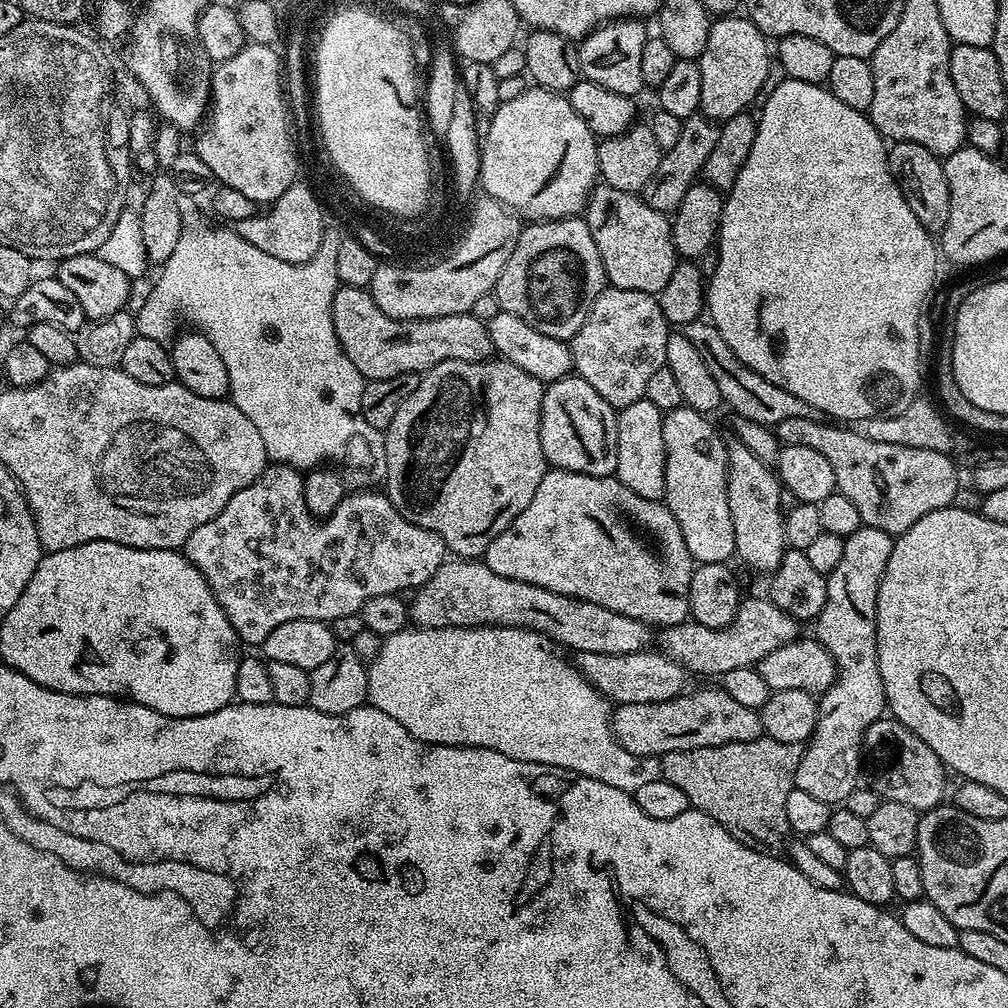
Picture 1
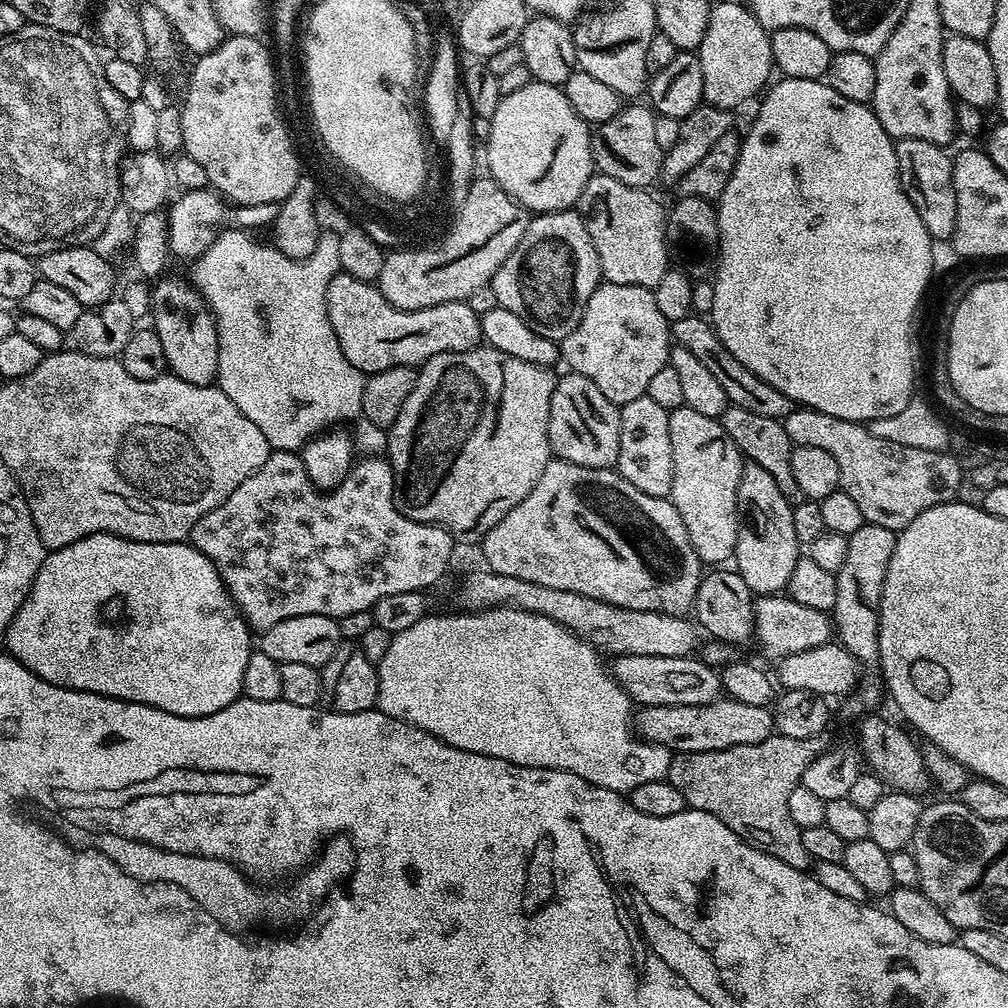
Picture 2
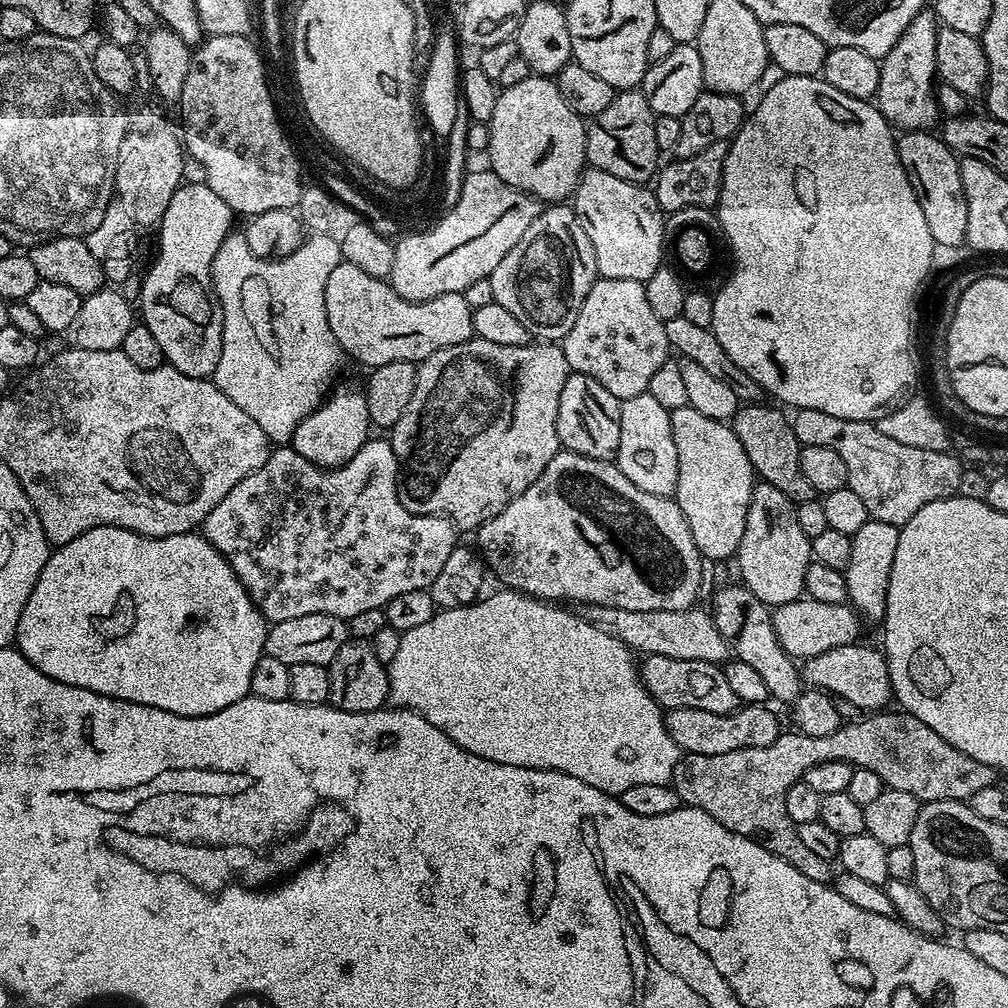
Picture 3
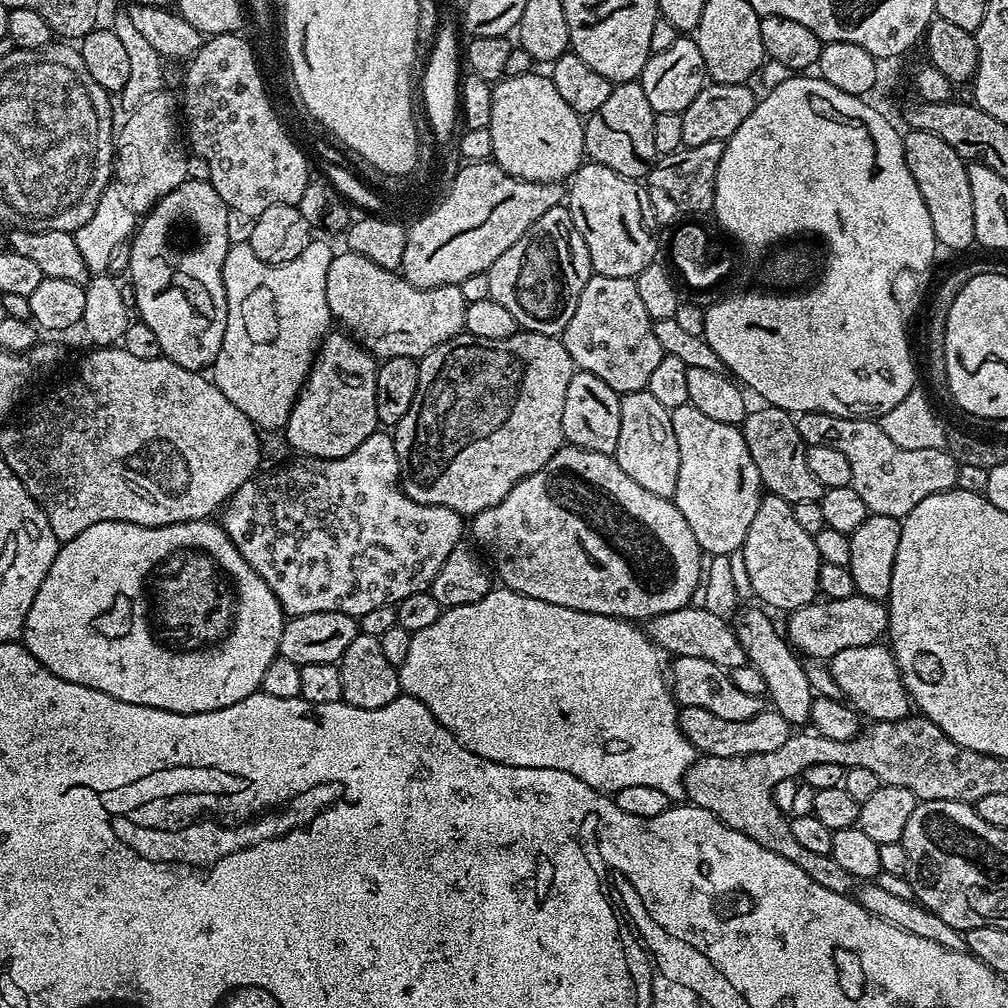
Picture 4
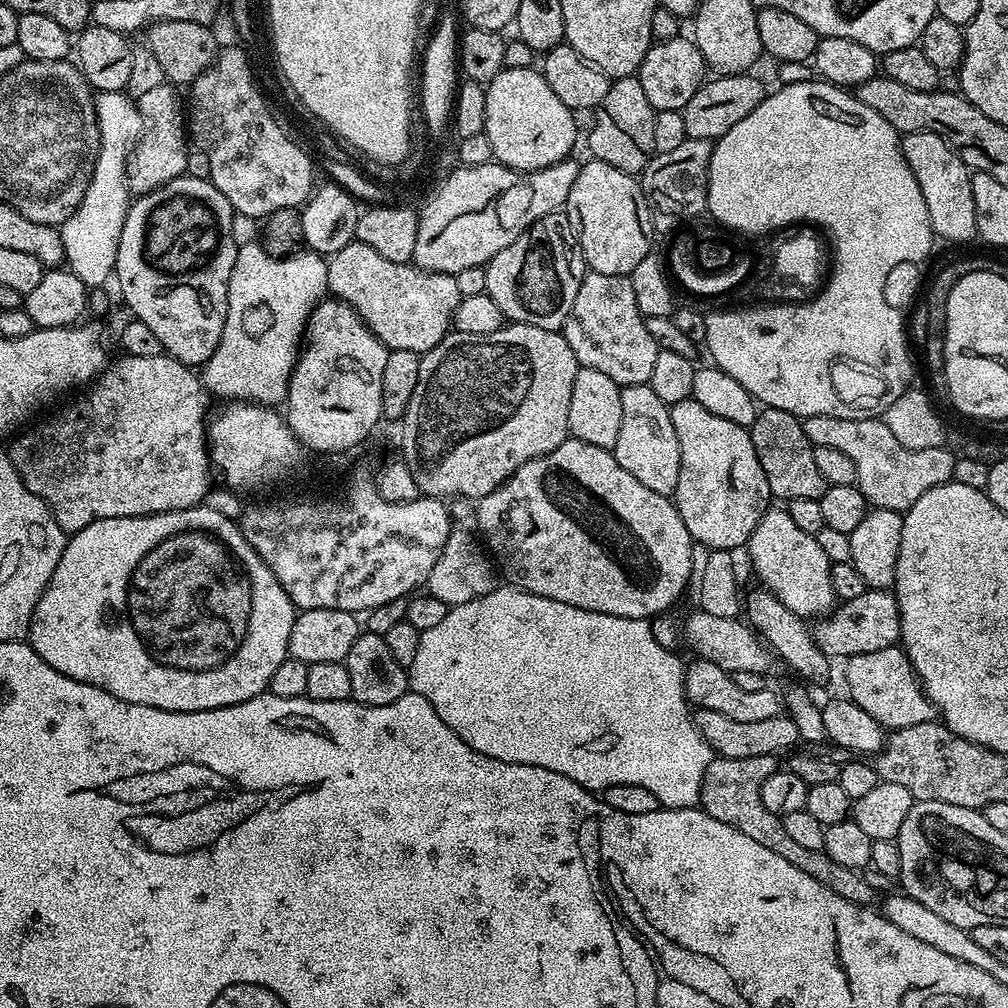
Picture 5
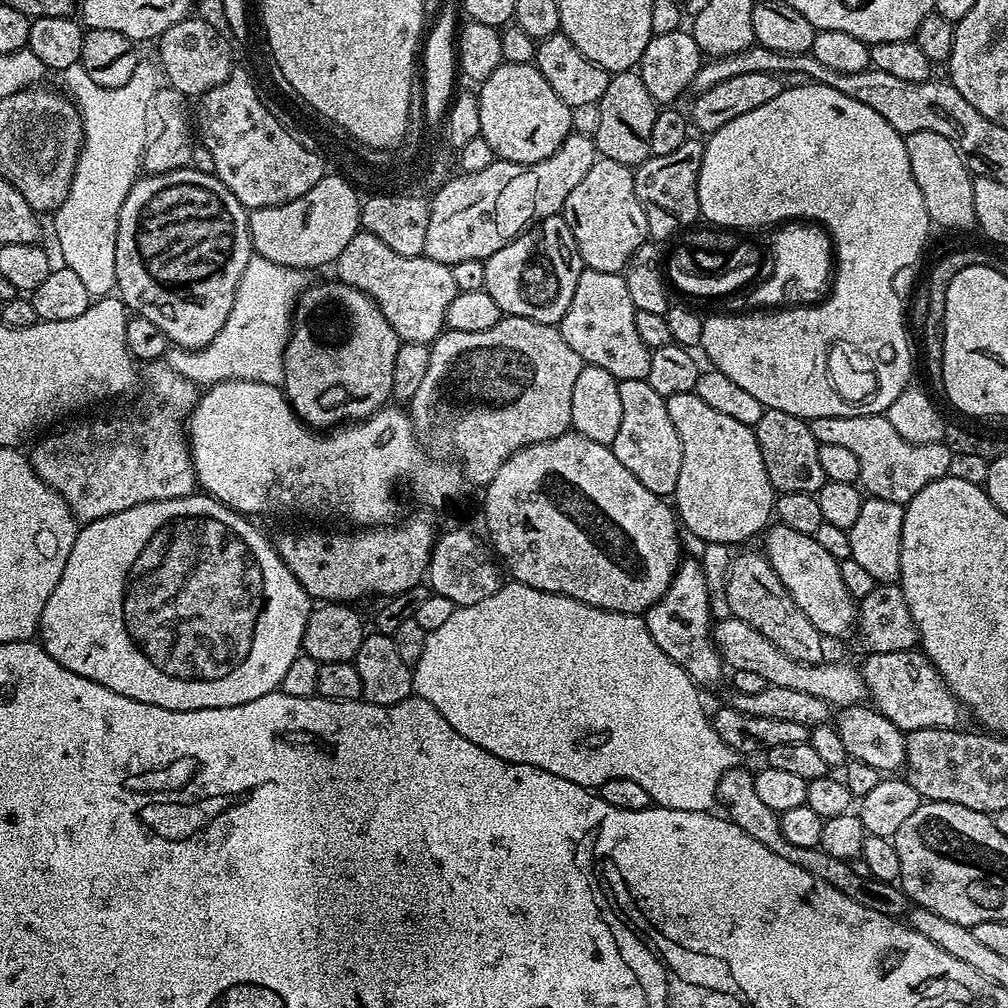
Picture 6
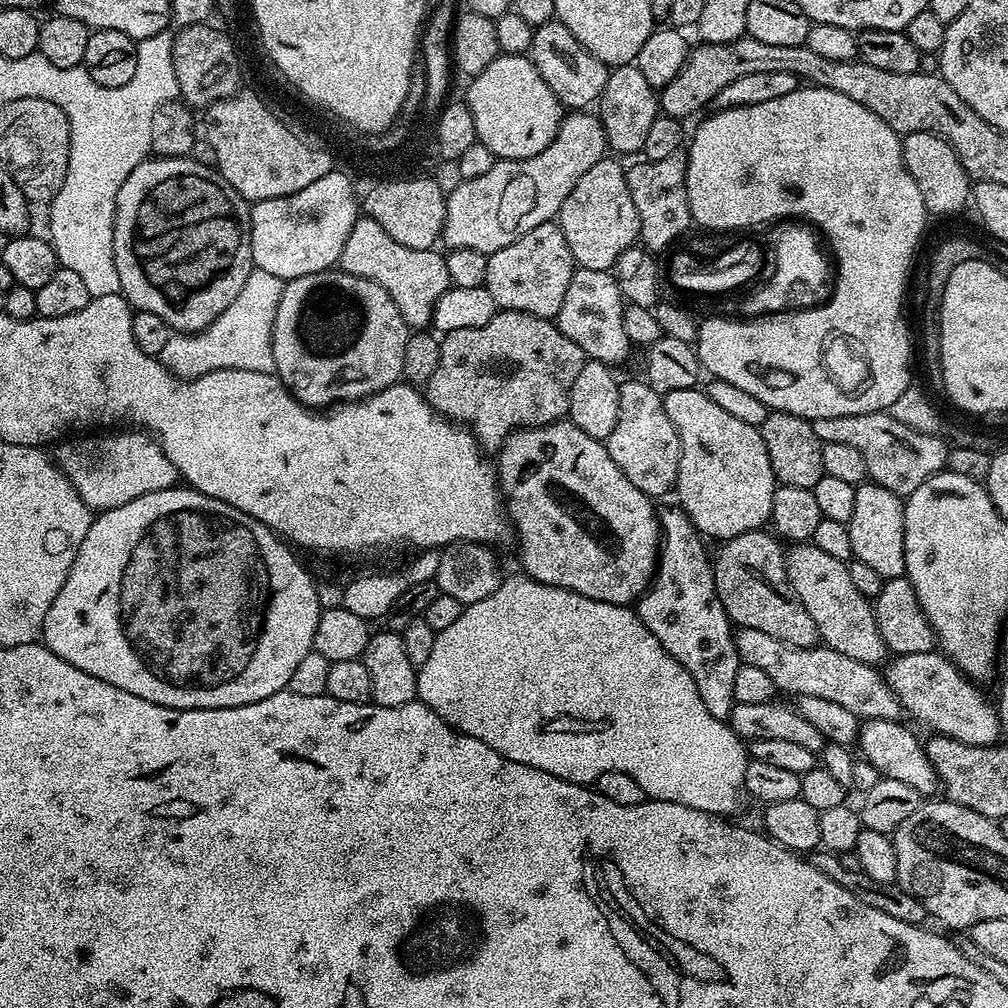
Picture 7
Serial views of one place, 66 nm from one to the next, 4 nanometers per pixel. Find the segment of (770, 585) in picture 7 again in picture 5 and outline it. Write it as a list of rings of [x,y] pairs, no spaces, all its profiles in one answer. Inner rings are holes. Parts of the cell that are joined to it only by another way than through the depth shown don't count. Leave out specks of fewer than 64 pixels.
[[[764,588],[747,594],[744,600],[744,612],[749,625],[760,638],[798,674],[814,684],[826,683],[832,674],[832,660],[818,646],[813,631],[806,626],[807,621],[793,611],[788,610],[777,600],[772,592]]]

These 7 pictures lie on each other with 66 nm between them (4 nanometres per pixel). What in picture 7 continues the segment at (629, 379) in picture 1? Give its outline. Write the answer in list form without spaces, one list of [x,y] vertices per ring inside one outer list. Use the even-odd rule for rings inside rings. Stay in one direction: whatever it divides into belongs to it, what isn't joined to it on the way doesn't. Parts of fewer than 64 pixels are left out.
[[[577,267],[570,278],[570,286],[566,286],[566,298],[562,298],[562,310],[558,310],[554,323],[556,329],[566,334],[566,338],[570,338],[570,342],[574,342],[574,346],[578,346],[587,359],[617,366],[630,351],[626,329],[622,326],[625,303],[611,271]]]

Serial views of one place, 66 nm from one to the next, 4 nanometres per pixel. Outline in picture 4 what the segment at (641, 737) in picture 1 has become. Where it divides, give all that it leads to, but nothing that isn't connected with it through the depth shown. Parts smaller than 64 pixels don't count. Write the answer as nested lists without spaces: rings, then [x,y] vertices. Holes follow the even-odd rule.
[[[698,706],[680,708],[679,713],[682,734],[686,734],[697,753],[718,758],[770,754],[770,750],[778,750],[778,746],[783,746],[794,732],[793,725],[788,724],[786,718],[775,710],[759,712],[754,718],[746,718],[746,722],[730,722],[710,714],[710,710],[698,710]]]

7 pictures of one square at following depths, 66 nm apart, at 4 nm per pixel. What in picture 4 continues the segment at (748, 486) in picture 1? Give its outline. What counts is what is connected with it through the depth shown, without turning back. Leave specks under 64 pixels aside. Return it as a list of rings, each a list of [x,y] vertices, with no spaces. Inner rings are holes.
[[[768,494],[761,499],[758,514],[754,514],[754,522],[750,522],[750,530],[746,534],[743,556],[748,584],[761,600],[757,600],[761,605],[787,614],[817,599],[820,591],[818,570],[822,561],[816,537],[806,534],[806,530],[798,526],[792,505],[782,498]]]

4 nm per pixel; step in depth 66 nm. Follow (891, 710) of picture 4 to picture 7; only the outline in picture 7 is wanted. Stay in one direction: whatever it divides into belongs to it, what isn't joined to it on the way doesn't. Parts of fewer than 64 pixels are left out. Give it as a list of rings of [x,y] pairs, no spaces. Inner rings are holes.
[[[939,651],[893,655],[887,668],[888,686],[900,699],[901,709],[918,723],[929,724],[933,733],[966,742],[966,746],[990,746],[1001,739],[1000,713],[993,701],[991,704],[976,689],[979,687]]]

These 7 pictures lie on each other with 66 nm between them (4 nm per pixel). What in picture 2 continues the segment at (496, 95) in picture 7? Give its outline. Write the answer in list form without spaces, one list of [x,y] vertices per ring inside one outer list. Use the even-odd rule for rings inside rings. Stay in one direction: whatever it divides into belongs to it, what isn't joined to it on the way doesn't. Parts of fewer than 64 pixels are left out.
[[[533,80],[531,84],[522,86],[522,90],[514,90],[514,94],[501,96],[498,102],[498,110],[494,110],[494,114],[492,115],[490,138],[486,141],[486,148],[488,148],[487,175],[495,180],[498,186],[502,186],[502,190],[506,190],[506,194],[510,194],[512,200],[517,200],[523,208],[527,208],[529,213],[532,214],[539,214],[541,212],[567,212],[575,209],[581,203],[586,182],[594,174],[594,165],[592,163],[592,132],[589,125],[585,124],[583,118],[576,113],[574,106],[570,106],[563,87],[554,84],[543,84],[542,82]]]

